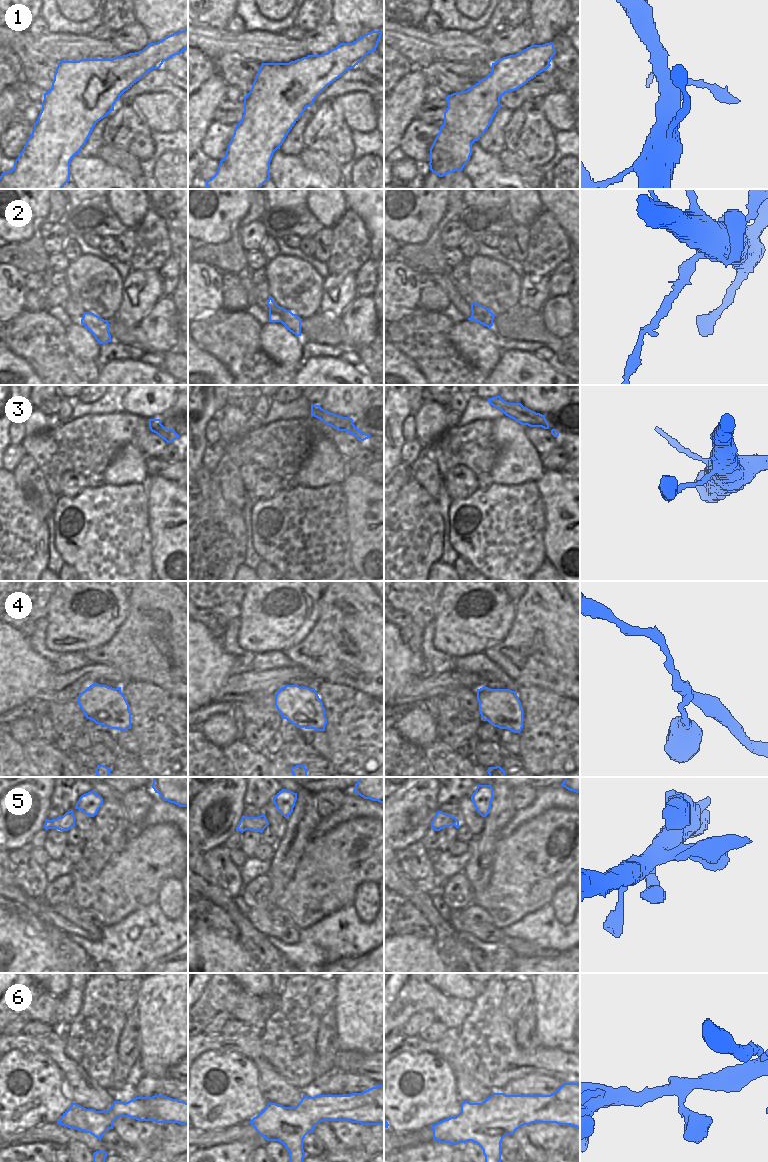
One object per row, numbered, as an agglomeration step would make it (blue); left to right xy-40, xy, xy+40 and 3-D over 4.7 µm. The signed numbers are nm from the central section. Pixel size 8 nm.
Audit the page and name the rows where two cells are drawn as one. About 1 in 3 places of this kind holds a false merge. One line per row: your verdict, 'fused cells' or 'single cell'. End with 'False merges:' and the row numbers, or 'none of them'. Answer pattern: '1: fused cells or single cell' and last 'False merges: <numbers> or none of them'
1: fused cells
2: fused cells
3: single cell
4: single cell
5: single cell
6: single cell
False merges: 1, 2

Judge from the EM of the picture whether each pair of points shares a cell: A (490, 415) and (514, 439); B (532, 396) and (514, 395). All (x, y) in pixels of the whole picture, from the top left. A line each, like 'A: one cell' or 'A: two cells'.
A: two cells
B: two cells

